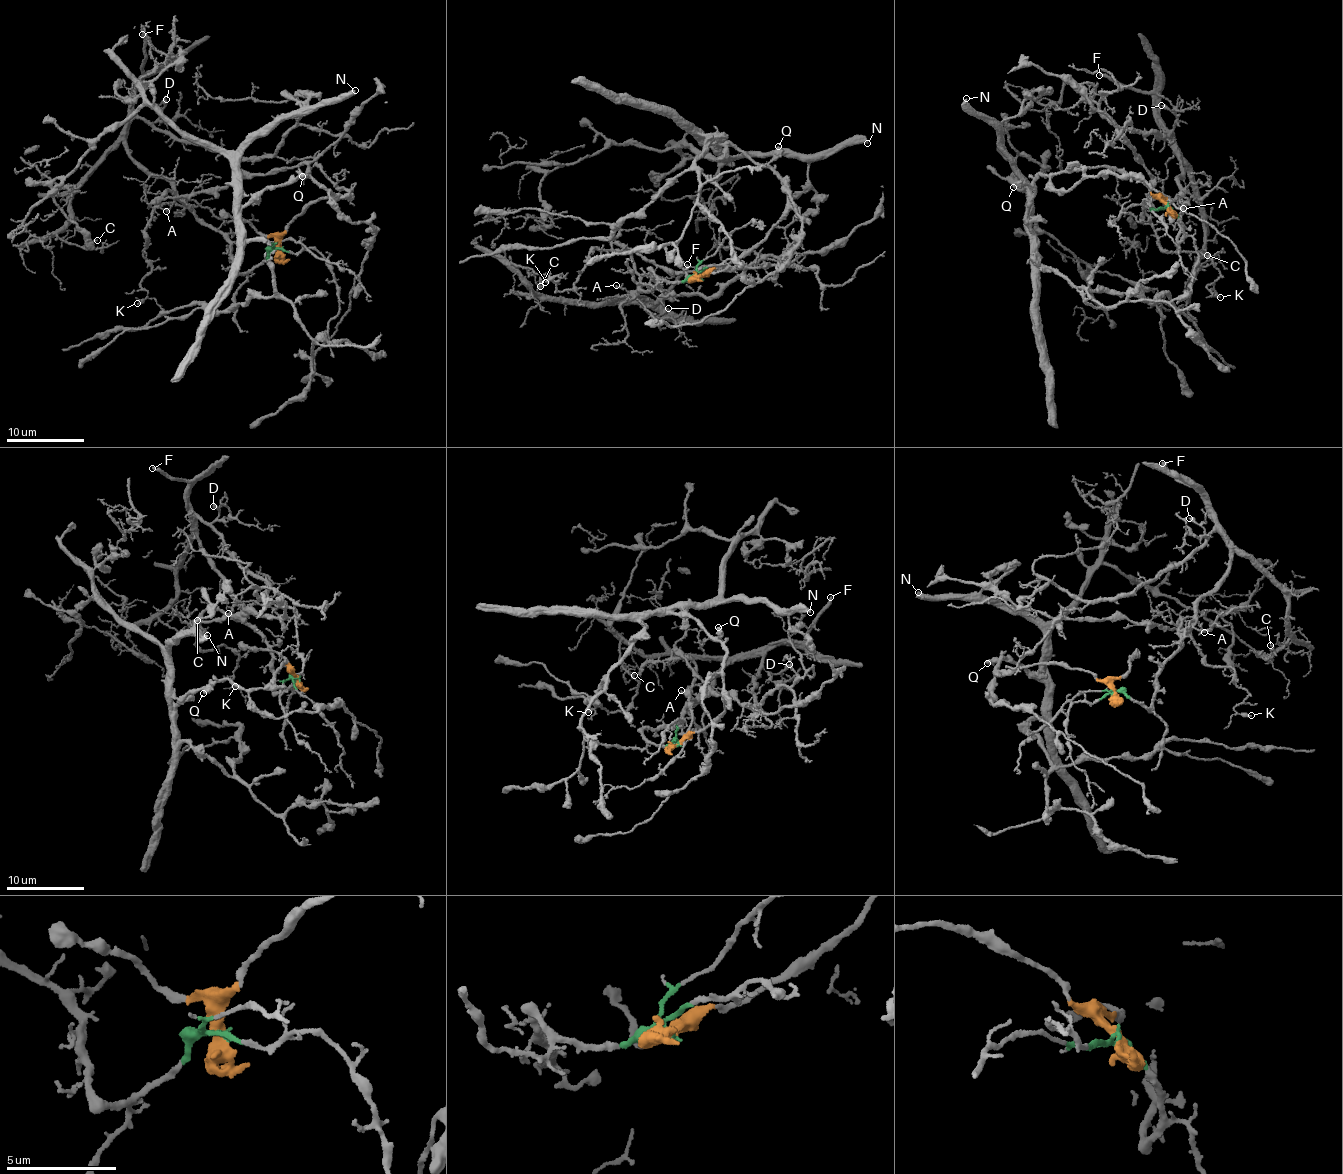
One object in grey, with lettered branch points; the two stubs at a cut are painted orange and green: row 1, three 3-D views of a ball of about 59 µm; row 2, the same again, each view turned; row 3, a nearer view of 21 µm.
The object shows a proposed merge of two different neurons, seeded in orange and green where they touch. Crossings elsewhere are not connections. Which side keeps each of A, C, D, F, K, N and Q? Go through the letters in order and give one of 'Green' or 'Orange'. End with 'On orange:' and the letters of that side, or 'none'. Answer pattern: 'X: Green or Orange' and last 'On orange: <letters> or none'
A: Green
C: Green
D: Green
F: Green
K: Green
N: Orange
Q: Orange
On orange: N, Q

